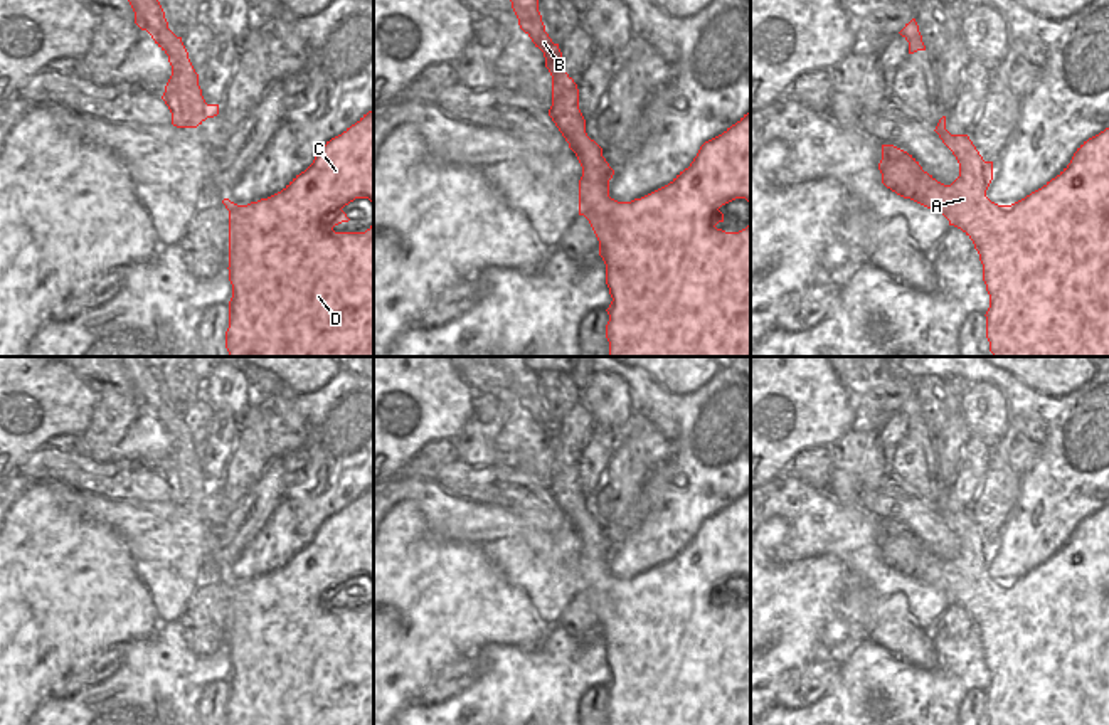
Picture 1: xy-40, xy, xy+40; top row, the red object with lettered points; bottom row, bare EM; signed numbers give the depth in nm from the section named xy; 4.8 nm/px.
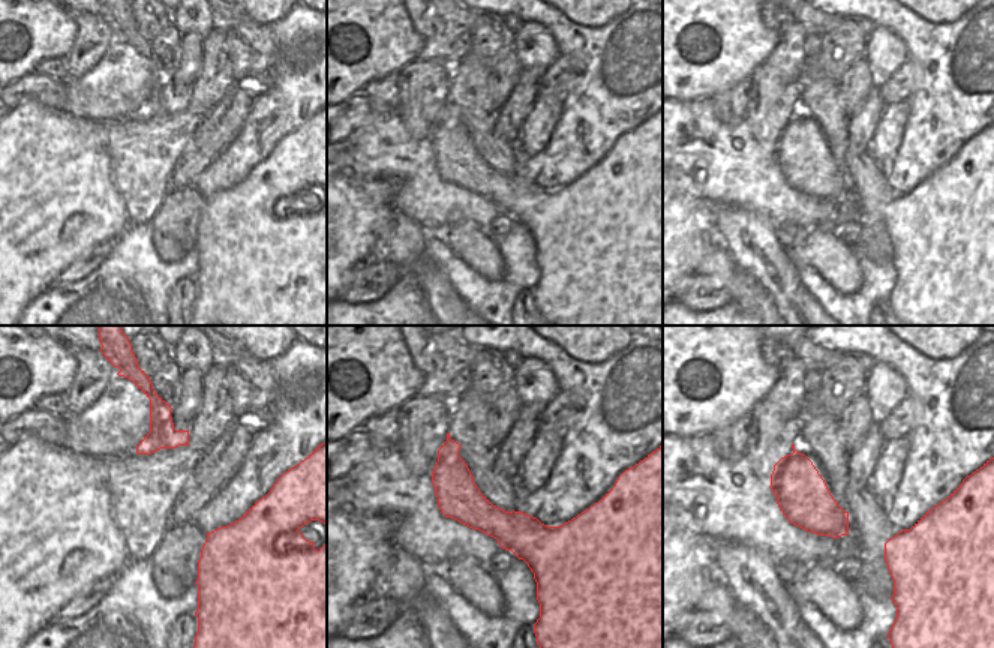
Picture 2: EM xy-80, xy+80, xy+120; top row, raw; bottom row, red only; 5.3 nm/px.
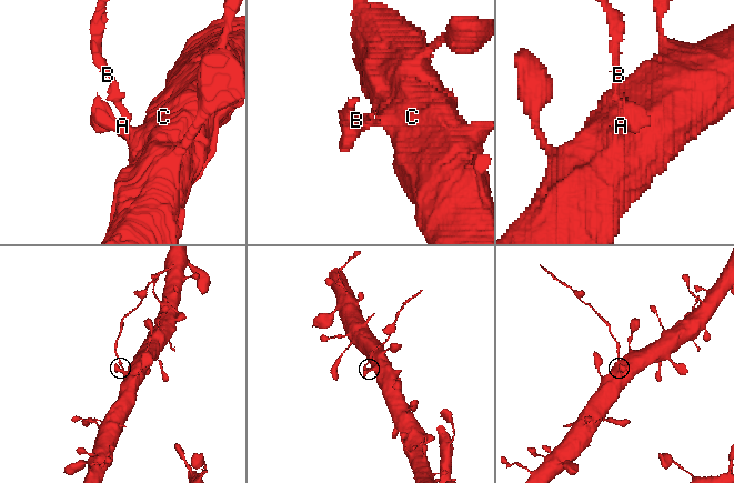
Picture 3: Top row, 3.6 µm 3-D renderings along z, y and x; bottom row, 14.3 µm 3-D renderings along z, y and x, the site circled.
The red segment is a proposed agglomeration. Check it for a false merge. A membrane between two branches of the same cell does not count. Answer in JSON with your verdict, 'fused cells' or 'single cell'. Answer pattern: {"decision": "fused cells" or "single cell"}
{"decision": "fused cells"}

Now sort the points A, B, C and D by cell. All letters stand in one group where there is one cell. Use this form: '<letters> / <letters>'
A C D / B

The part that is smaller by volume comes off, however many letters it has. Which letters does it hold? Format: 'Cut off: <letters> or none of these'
Cut off: B.

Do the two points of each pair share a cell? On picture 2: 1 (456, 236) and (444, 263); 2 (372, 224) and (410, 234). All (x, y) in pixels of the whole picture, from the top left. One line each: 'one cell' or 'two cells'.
1: two cells
2: two cells

